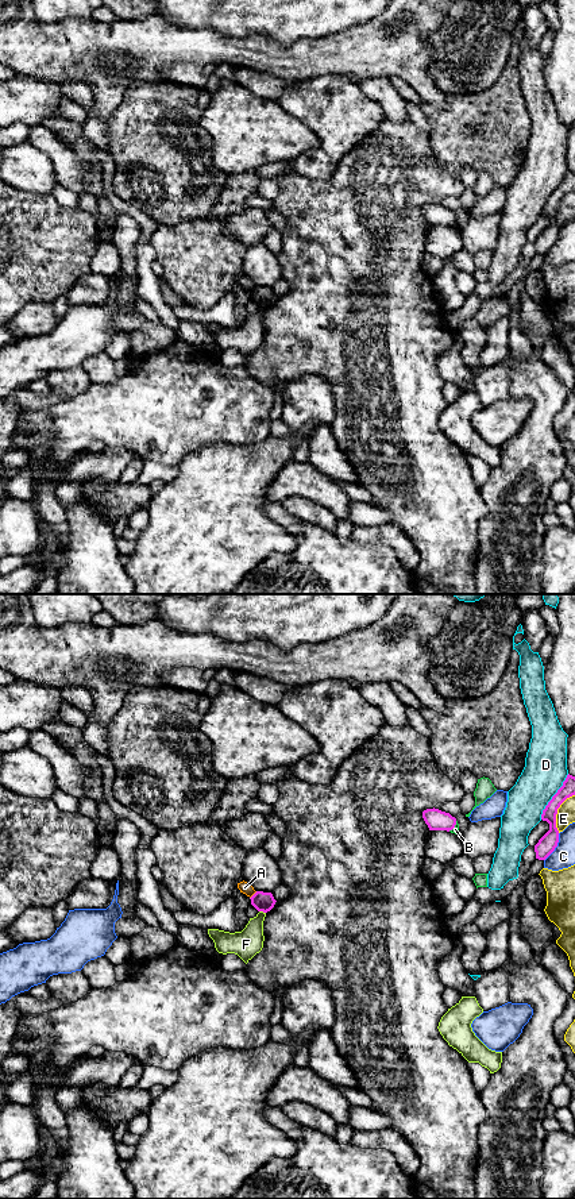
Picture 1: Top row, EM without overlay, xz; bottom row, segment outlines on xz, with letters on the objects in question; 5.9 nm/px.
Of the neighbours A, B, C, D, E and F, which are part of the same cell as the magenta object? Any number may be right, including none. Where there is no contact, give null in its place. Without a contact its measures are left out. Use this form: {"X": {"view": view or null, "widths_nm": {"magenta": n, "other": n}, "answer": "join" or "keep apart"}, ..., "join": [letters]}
{"A": {"view": "xz", "widths_nm": {"magenta": 110, "other": 70}, "answer": "keep apart"}, "B": {"view": "xz", "widths_nm": {"magenta": 130, "other": 40}, "answer": "keep apart"}, "C": {"view": "xz", "widths_nm": {"magenta": 110, "other": 140}, "answer": "keep apart"}, "D": {"view": "xz", "widths_nm": {"magenta": 90, "other": 260}, "answer": "keep apart"}, "E": {"view": "xz", "widths_nm": {"magenta": 110, "other": 110}, "answer": "keep apart"}, "F": {"view": "xz", "widths_nm": {"magenta": 110, "other": 170}, "answer": "keep apart"}, "join": []}

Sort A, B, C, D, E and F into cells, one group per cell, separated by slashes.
A / B / C / D / E / F

